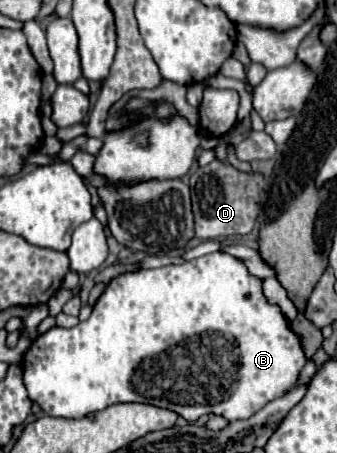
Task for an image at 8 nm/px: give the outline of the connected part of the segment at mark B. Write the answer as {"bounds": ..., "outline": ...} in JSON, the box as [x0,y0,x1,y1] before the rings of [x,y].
{"bounds":[23,252,307,422],"outline":[[[215,252],[215,254],[207,254],[207,256],[201,256],[201,258],[189,260],[181,266],[137,270],[133,274],[117,276],[115,280],[109,282],[109,286],[105,288],[105,292],[101,294],[101,298],[93,306],[93,314],[89,316],[89,320],[79,322],[75,328],[69,328],[69,330],[53,326],[49,332],[45,332],[37,340],[33,340],[33,344],[27,350],[25,360],[23,360],[23,380],[25,380],[25,386],[27,386],[29,398],[33,402],[37,402],[43,408],[43,412],[49,414],[49,416],[83,418],[83,416],[87,416],[91,412],[99,412],[99,410],[103,410],[111,404],[145,402],[145,404],[153,404],[153,406],[159,406],[159,408],[173,410],[179,416],[183,416],[187,422],[195,422],[199,416],[209,414],[209,412],[225,416],[227,420],[241,420],[241,418],[253,416],[267,402],[271,402],[271,400],[283,396],[287,390],[291,390],[295,386],[297,376],[299,376],[301,368],[305,366],[305,362],[307,362],[307,358],[301,350],[299,338],[287,326],[285,316],[281,316],[281,312],[277,312],[277,308],[267,304],[267,300],[261,292],[261,280],[255,278],[255,276],[249,276],[249,272],[241,264],[241,260],[237,260],[229,254],[223,254],[223,252]]]}

